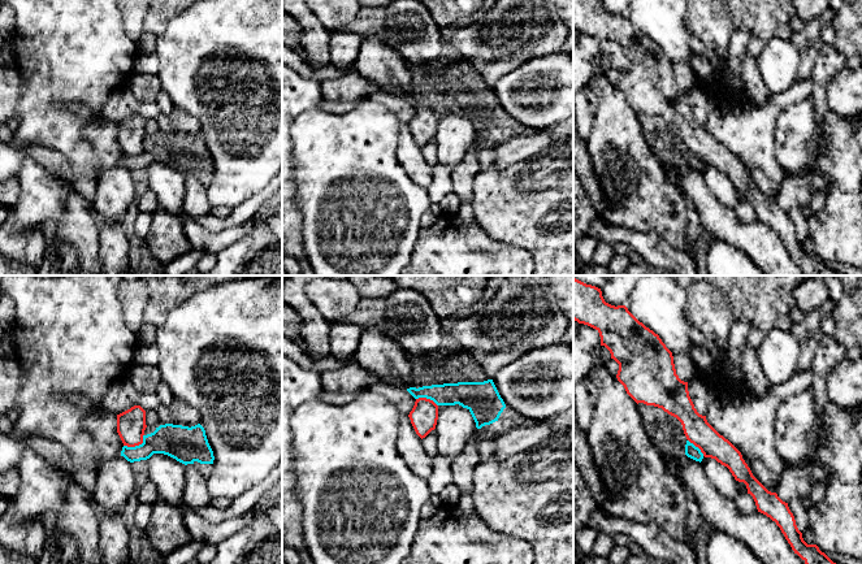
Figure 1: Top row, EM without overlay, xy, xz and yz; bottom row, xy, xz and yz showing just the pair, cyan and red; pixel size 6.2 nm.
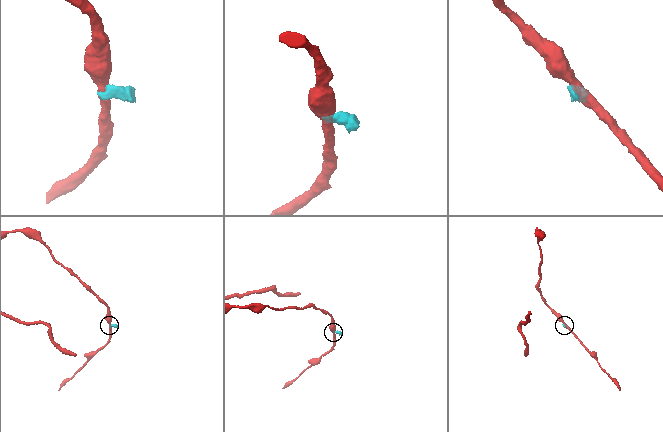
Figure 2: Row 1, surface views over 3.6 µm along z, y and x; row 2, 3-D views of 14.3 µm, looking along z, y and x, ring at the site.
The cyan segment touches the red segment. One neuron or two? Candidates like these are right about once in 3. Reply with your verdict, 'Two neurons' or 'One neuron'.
Two neurons

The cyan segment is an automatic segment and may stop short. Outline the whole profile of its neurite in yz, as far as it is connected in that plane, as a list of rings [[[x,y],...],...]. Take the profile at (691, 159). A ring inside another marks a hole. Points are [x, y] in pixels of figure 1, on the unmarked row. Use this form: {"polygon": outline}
{"polygon": [[[644,112],[637,114],[645,140],[663,166],[686,164],[696,170],[702,170],[703,162],[686,148],[683,134],[676,126],[654,114]]]}

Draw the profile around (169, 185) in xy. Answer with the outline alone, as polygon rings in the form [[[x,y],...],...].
[[[153,162],[147,172],[148,187],[157,195],[160,208],[182,216],[186,174],[164,162]]]

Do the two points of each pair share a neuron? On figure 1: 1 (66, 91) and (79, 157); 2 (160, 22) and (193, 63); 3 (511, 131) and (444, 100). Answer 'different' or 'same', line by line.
1: same
2: different
3: same

